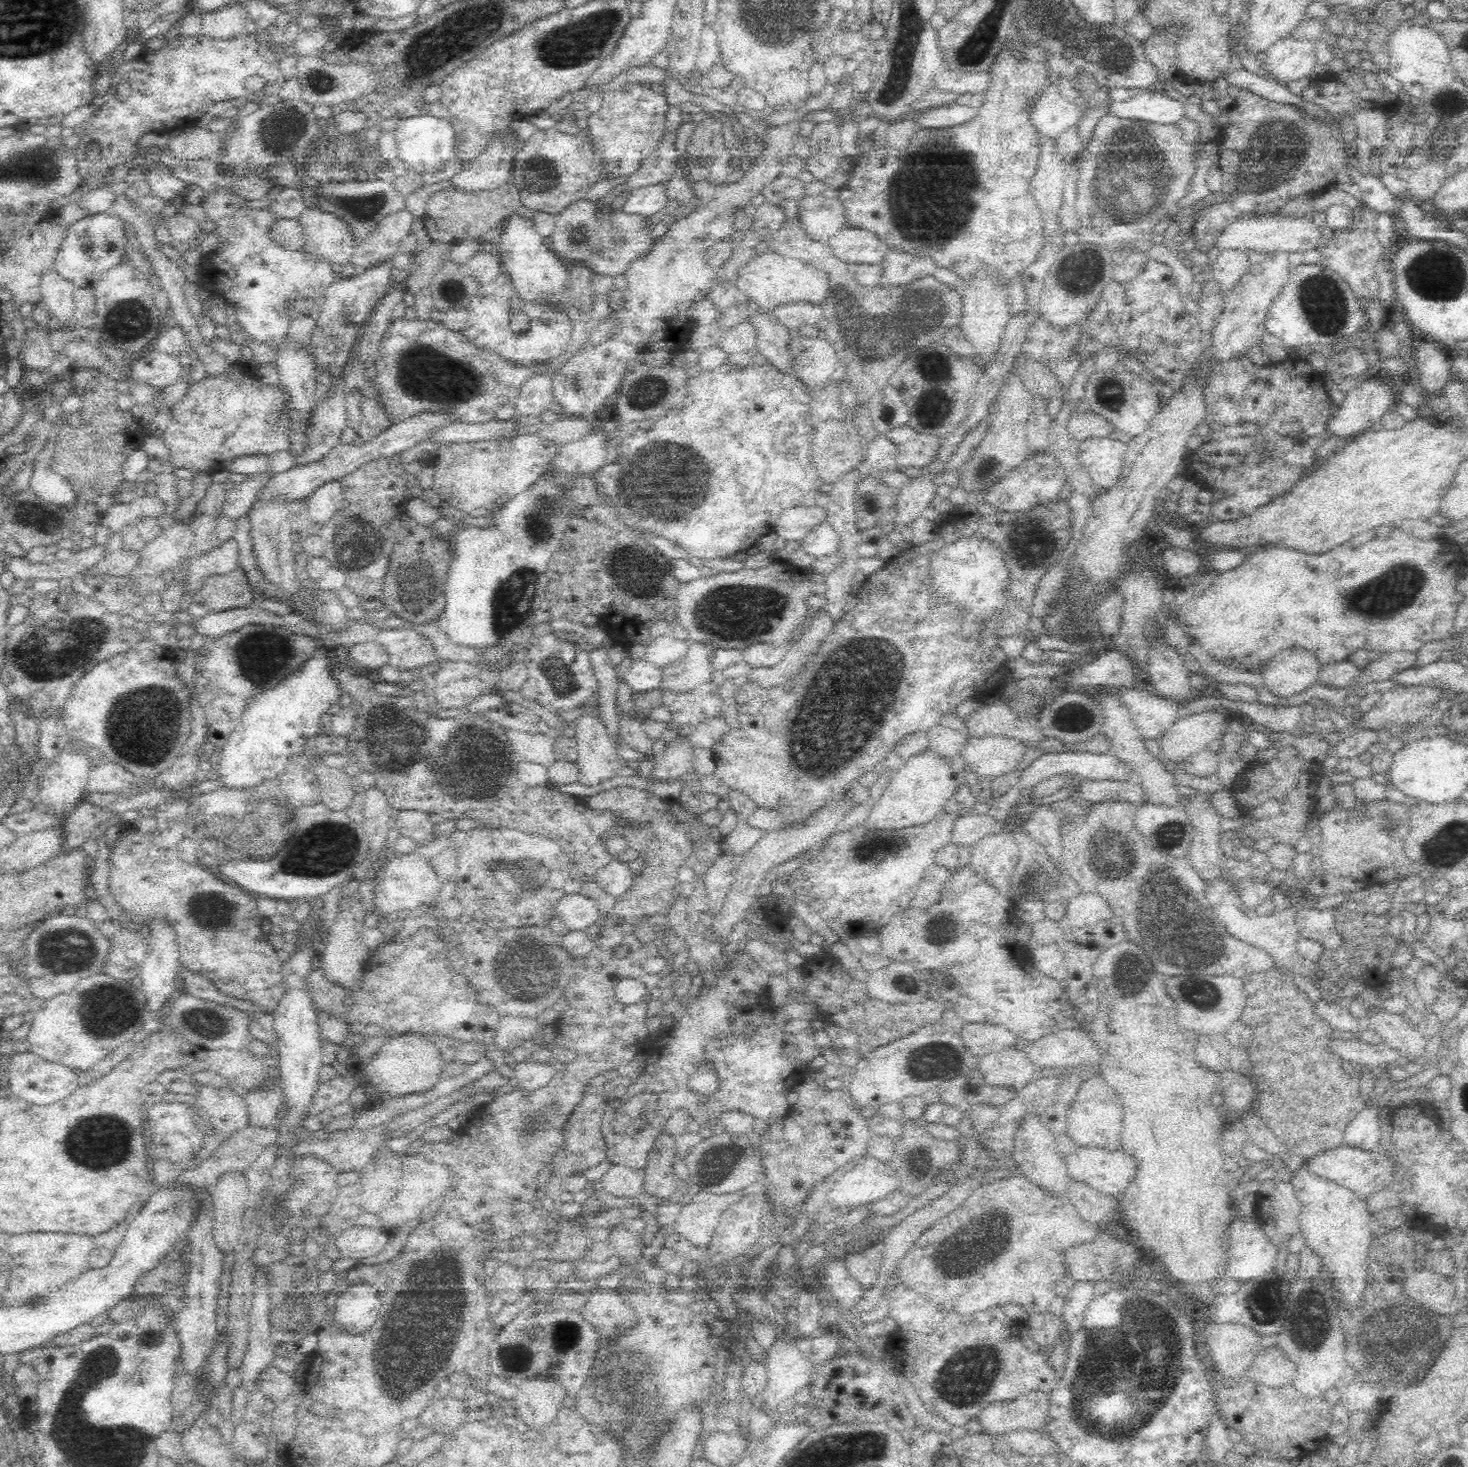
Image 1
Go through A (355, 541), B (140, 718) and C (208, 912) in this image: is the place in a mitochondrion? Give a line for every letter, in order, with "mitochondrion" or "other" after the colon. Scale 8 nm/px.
A: mitochondrion
B: mitochondrion
C: mitochondrion

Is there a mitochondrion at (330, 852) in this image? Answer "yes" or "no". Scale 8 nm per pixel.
yes

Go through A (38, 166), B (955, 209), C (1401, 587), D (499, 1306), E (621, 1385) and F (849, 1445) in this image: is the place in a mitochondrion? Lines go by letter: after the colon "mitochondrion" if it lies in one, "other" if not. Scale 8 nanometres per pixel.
A: mitochondrion
B: mitochondrion
C: mitochondrion
D: other
E: mitochondrion
F: mitochondrion

